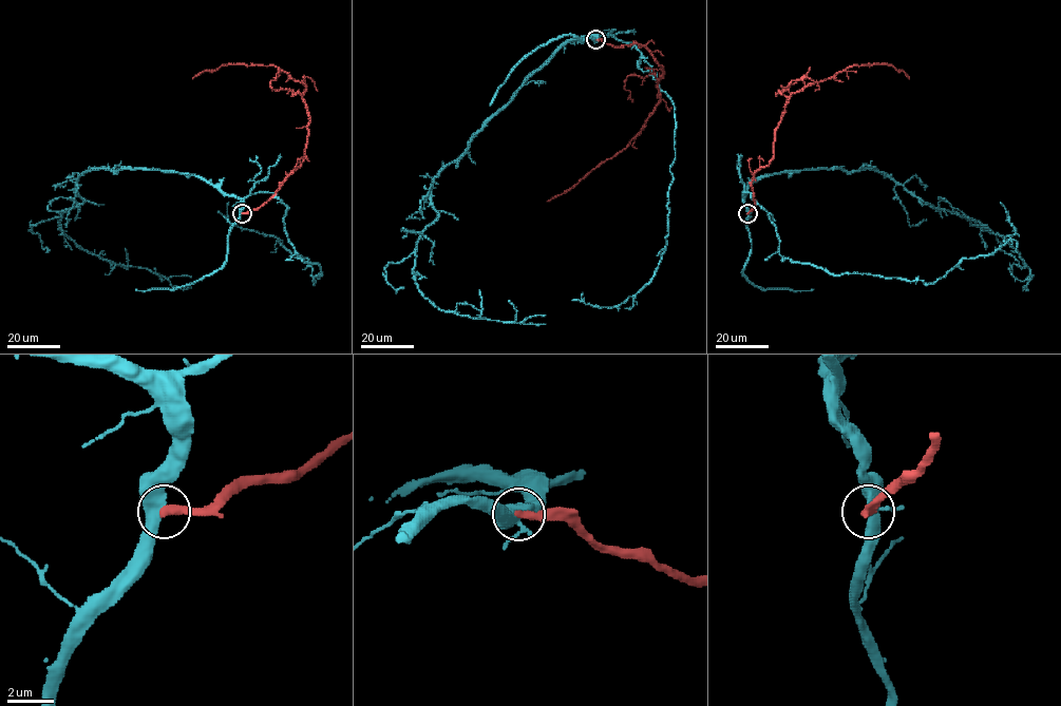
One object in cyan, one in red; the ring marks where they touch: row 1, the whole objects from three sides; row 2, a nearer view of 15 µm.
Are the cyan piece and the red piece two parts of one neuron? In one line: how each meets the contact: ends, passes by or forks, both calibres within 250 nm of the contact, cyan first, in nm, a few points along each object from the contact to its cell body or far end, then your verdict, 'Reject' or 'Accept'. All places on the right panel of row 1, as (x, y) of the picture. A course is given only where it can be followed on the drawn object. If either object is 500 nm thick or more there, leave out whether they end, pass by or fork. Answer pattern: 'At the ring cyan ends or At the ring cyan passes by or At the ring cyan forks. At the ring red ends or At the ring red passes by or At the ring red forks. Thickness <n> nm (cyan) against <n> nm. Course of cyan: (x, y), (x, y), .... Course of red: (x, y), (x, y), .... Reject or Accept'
At the ring cyan forks. At the ring red ends. Thickness 400 nm (cyan) against 360 nm. Course of cyan: (747, 213), (747, 188), (768, 175), (875, 169), (925, 202), (1001, 235), (1030, 271), (1023, 287). Course of red: (747, 213), (754, 206), (753, 175), (774, 155), (775, 130), (790, 96), (854, 65), (891, 64), (909, 78). Reject

